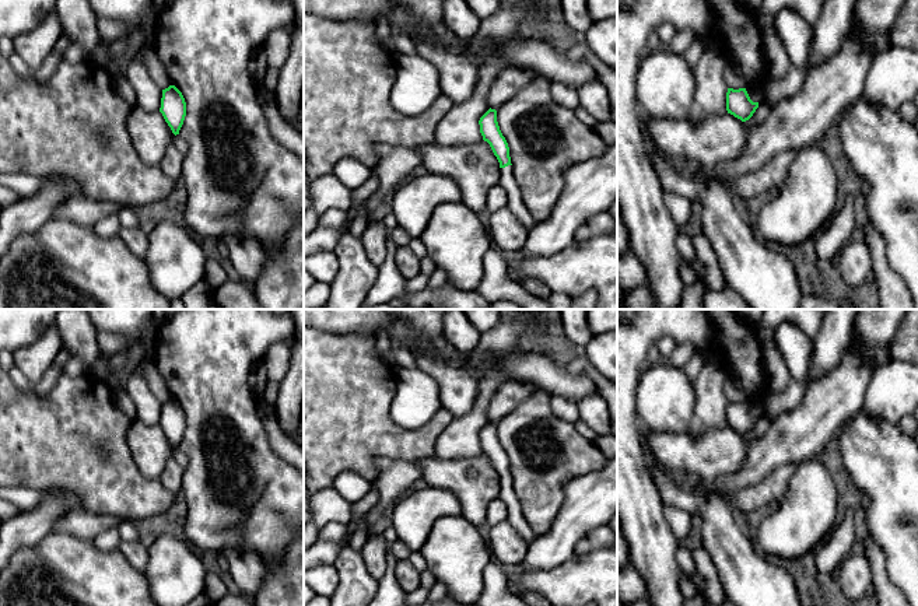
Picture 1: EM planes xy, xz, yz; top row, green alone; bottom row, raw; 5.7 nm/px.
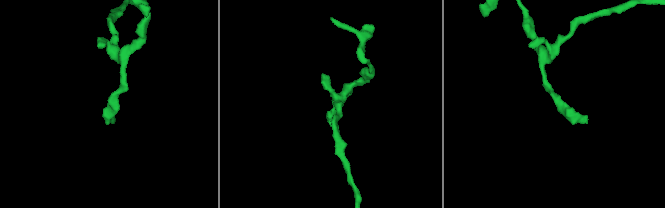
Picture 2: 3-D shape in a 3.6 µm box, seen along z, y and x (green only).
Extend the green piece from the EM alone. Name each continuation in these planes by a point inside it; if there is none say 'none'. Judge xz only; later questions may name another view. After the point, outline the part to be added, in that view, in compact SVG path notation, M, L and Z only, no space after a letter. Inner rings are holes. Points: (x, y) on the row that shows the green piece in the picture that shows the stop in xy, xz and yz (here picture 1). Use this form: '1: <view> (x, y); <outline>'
1: xz (515, 202); M512 165L500 168L500 185L508 195L507 209L509 209L528 230L533 228L536 223L523 203L522 192L514 176Z

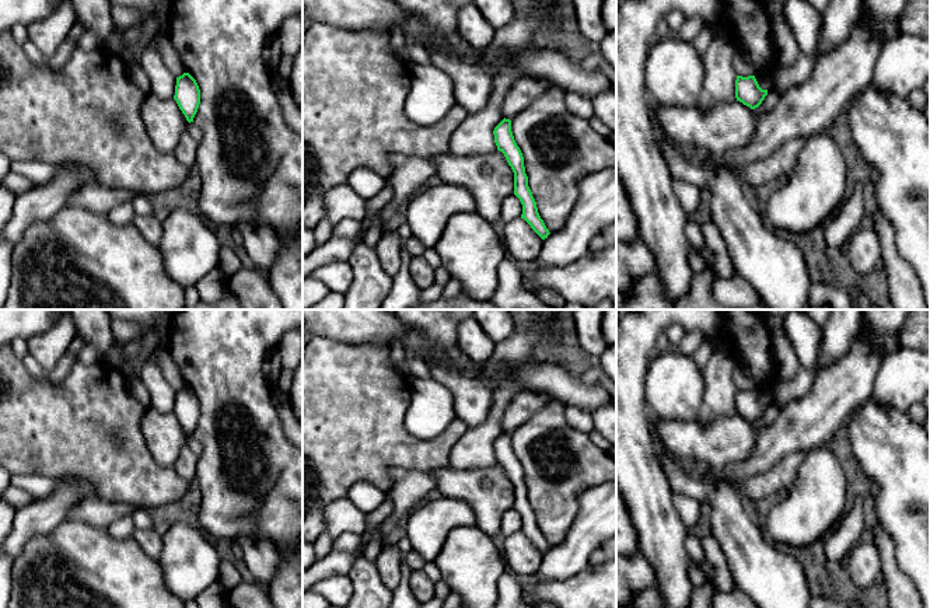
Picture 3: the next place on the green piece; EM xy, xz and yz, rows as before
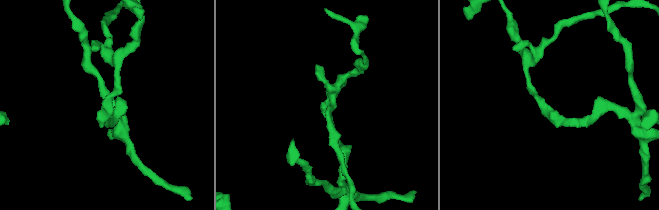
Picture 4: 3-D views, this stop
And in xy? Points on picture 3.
none

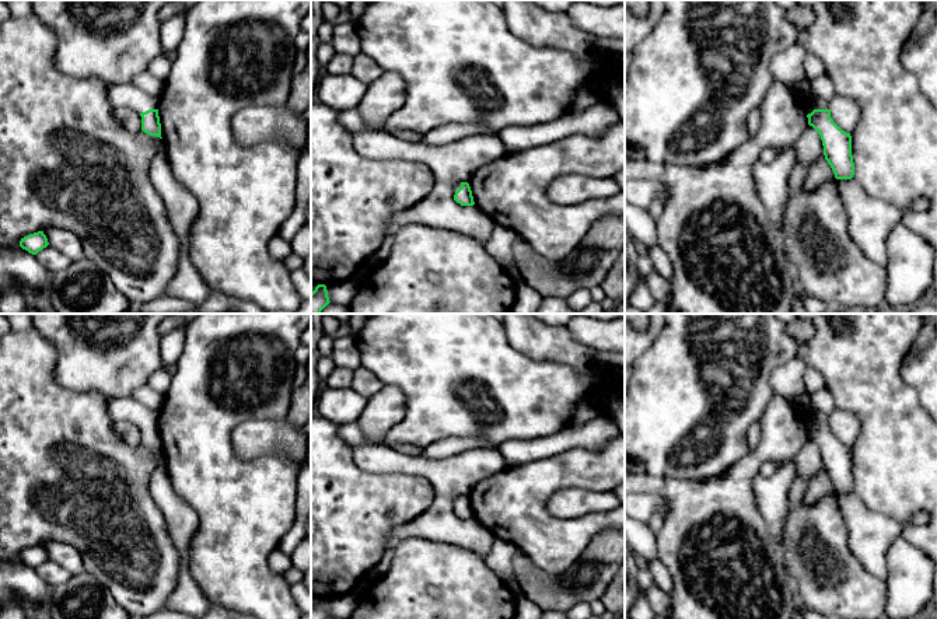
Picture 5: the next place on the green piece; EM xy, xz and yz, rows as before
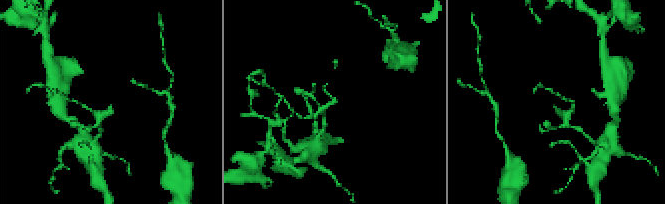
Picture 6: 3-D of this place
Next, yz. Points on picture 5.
1: yz (814, 101); M810 94L808 95L808 101L805 102L805 105L803 108L804 108L804 112L808 115L814 109L829 109L831 108L831 102L822 99L818 95Z

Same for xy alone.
1: xy (123, 95); M132 83L109 87L108 99L115 108L129 108L139 113L148 109L158 109L158 99L134 87Z

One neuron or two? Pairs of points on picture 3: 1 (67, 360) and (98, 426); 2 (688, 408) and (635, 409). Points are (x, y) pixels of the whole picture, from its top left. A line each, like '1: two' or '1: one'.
1: two
2: two

